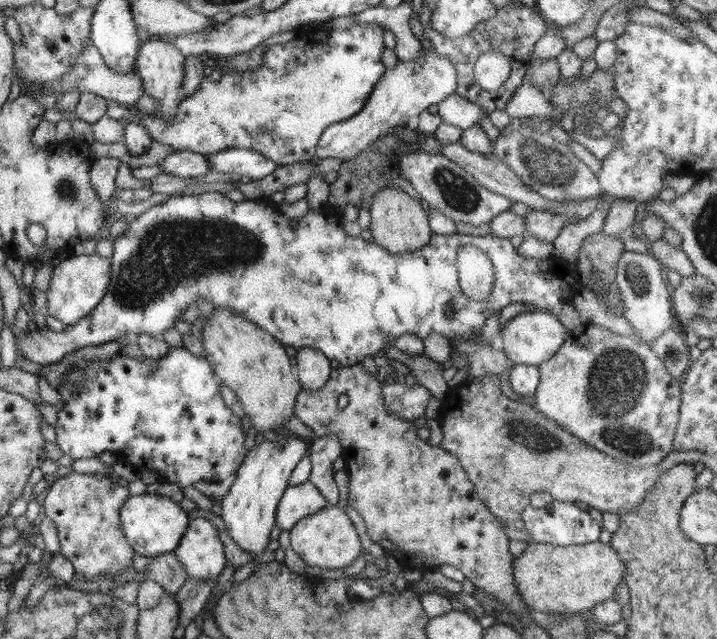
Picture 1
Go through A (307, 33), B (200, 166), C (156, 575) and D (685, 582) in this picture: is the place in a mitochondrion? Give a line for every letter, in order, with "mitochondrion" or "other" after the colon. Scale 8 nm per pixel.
A: other
B: other
C: other
D: other

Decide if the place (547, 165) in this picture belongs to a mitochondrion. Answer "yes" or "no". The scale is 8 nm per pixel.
yes

